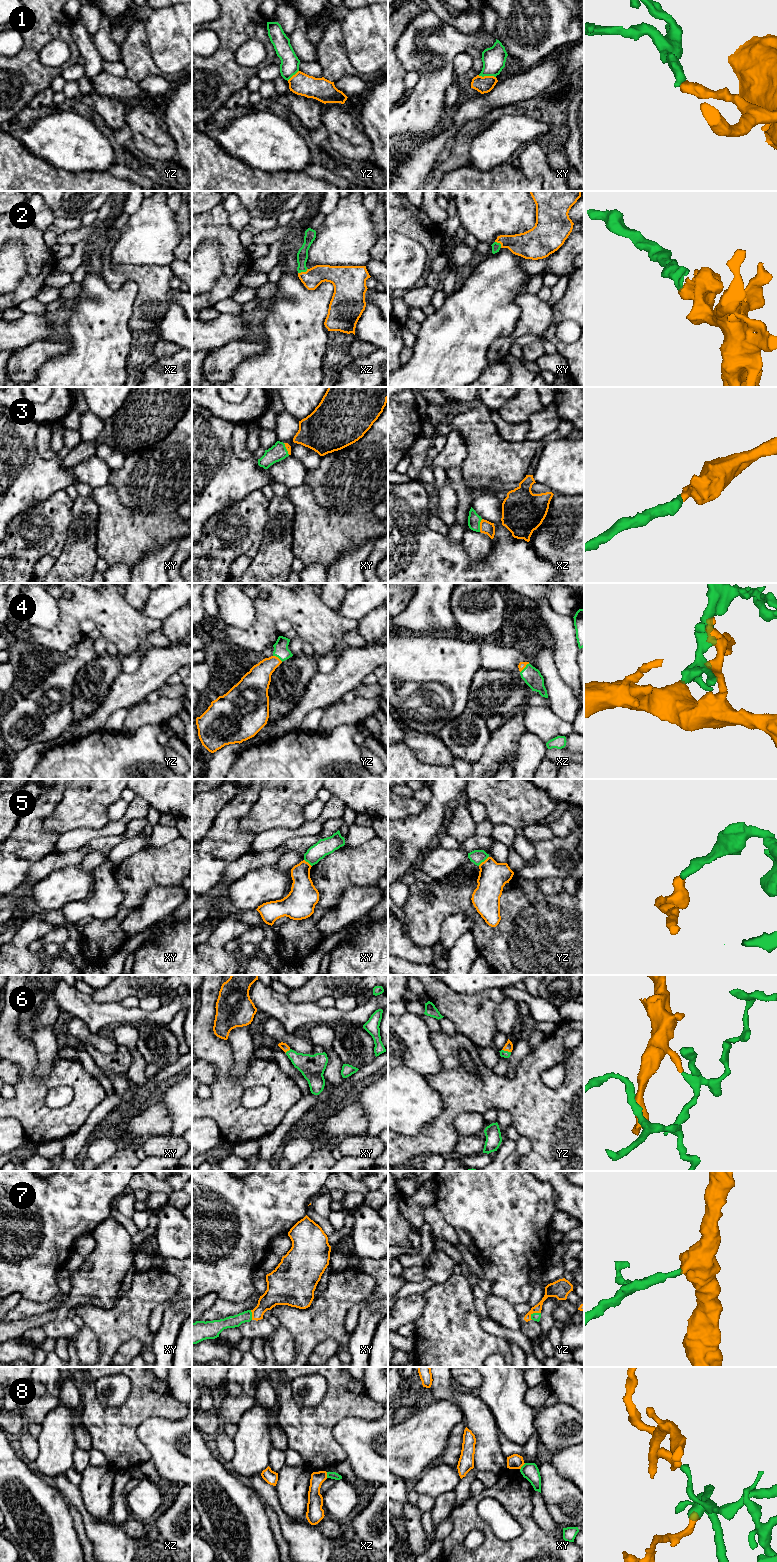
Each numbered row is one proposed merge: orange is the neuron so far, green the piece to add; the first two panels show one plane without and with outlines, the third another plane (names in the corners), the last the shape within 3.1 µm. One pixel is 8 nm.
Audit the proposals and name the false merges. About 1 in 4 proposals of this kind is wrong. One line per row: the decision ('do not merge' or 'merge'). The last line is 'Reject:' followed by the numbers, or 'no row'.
1: do not merge
2: merge
3: merge
4: merge
5: do not merge
6: merge
7: merge
8: do not merge
Reject: 1, 5, 8

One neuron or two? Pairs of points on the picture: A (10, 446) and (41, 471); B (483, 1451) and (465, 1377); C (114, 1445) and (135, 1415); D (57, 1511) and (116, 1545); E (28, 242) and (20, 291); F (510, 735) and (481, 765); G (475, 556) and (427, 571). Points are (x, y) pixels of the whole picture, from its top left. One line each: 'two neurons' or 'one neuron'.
A: one neuron
B: two neurons
C: one neuron
D: two neurons
E: one neuron
F: one neuron
G: two neurons

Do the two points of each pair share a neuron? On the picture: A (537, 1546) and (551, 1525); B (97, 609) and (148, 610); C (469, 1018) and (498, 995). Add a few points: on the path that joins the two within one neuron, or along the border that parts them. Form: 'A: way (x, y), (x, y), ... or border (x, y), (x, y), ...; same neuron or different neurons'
A: border (532, 1511), (534, 1521), (545, 1531); different neurons
B: border (137, 611), (145, 616), (161, 621); different neurons
C: way (476, 1012), (491, 1001); same neuron

